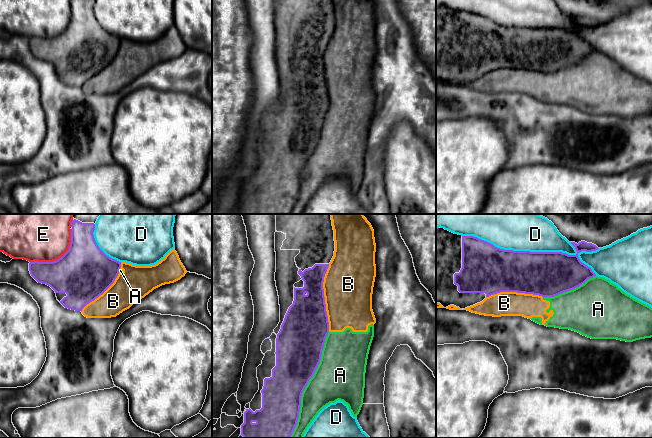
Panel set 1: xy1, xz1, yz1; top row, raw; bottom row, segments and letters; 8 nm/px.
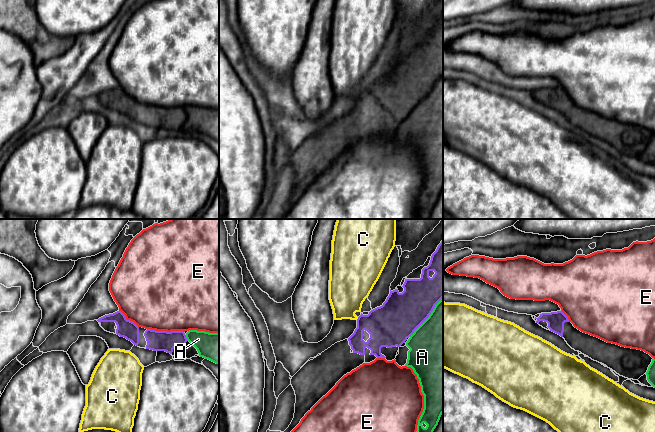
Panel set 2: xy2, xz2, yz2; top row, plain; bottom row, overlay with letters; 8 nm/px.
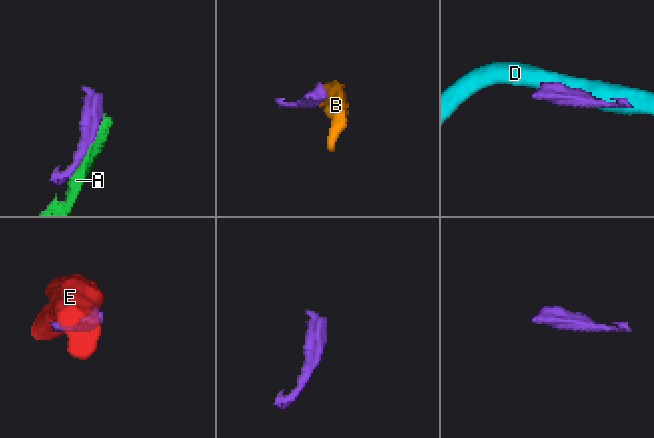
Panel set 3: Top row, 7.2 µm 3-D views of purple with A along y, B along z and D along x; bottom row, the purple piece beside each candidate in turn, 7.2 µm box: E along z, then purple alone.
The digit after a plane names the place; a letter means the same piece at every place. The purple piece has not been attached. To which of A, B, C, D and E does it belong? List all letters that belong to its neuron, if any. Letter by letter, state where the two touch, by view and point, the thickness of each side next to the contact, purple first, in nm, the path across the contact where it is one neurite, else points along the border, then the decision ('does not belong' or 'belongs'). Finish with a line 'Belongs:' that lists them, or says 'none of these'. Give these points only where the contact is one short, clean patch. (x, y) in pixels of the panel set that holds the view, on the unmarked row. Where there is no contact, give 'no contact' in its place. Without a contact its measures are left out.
A: contact xz1 (306, 161); calibres 360 and 360 nm; does not belong
B: contact xz1 (324, 74); calibres 360 and 400 nm; does not belong
C: contact xz2 (358, 94); calibres 340 and 320 nm; border xz2 (358, 93), (356, 95); does not belong
D: contact yz1 (531, 28); calibres 360 and 220 nm; does not belong
E: contact xy1 (59, 34); calibres 440 and 300 nm; does not belong
Belongs: none of these

